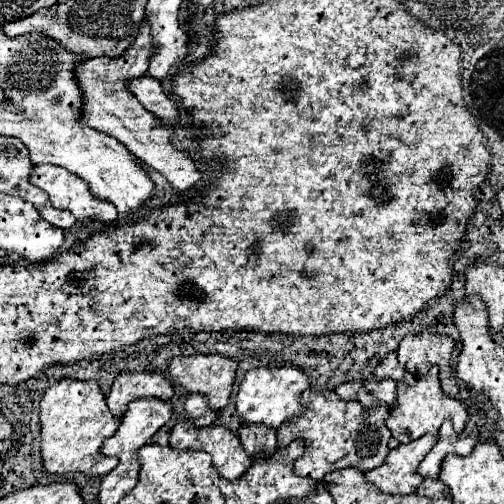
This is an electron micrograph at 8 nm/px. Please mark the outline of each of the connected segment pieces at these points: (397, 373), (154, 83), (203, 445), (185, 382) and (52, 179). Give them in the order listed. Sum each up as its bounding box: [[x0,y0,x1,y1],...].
[[374,354,406,384],[128,76,180,124],[170,420,252,480],[168,354,236,412],[30,166,118,224]]

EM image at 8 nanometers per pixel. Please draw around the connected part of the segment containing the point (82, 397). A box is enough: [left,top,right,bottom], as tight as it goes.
[40,378,120,476]

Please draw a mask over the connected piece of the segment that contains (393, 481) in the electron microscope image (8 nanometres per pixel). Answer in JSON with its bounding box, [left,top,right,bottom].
[364,436,436,496]

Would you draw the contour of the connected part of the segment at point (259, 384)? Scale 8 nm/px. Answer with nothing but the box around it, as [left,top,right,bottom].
[236,366,308,430]

